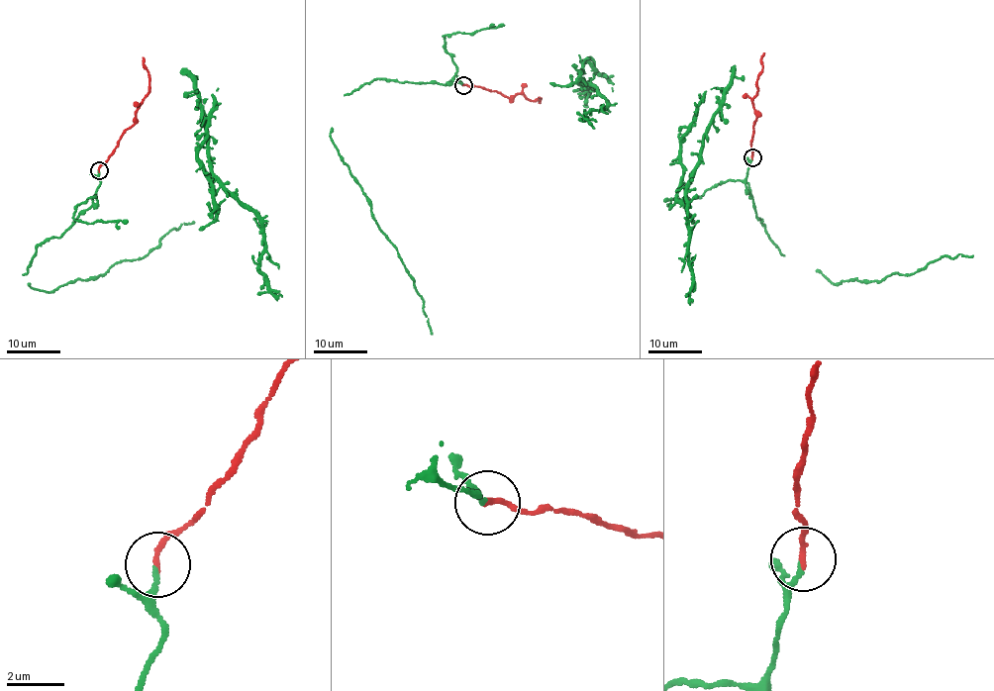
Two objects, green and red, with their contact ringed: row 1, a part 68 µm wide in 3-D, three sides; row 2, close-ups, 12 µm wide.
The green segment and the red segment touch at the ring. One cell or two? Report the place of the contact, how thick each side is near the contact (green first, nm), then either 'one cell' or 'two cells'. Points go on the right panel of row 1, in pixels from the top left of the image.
(752, 157) | 150/200 nm | one cell

